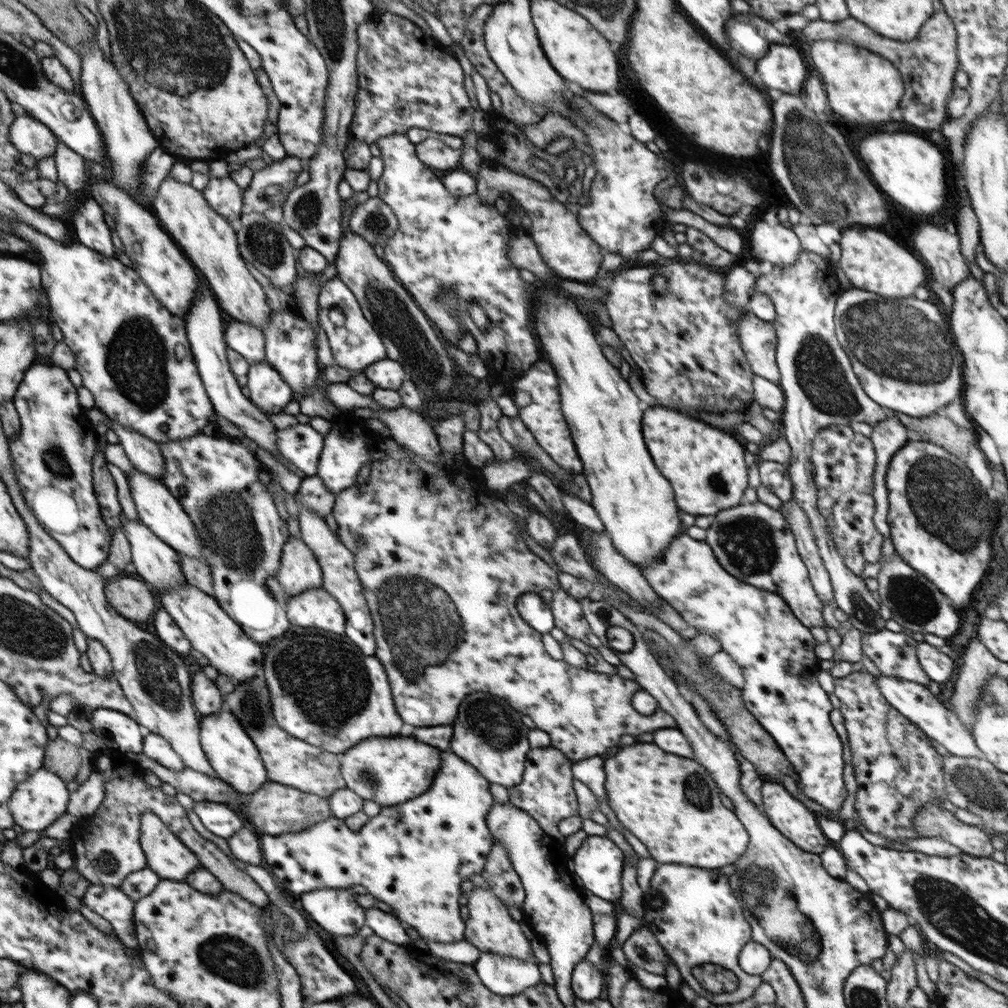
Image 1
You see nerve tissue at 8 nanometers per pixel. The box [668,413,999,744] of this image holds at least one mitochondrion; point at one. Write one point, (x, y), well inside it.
(936, 487)

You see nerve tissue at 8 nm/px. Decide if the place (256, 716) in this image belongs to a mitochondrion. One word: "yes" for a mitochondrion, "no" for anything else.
yes

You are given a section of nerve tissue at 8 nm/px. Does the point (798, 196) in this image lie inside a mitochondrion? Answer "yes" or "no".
yes

